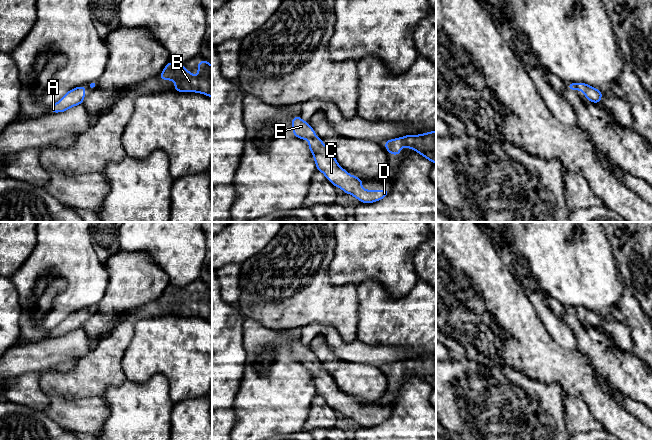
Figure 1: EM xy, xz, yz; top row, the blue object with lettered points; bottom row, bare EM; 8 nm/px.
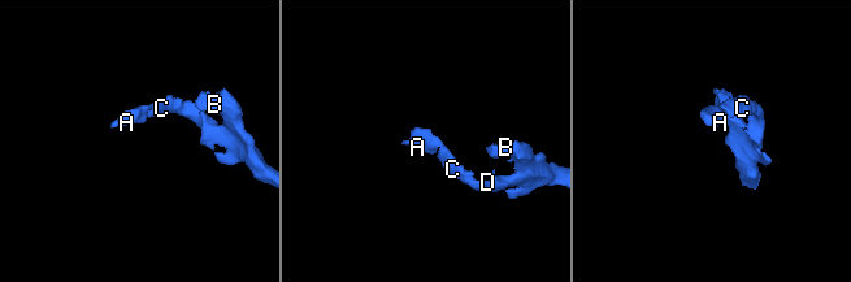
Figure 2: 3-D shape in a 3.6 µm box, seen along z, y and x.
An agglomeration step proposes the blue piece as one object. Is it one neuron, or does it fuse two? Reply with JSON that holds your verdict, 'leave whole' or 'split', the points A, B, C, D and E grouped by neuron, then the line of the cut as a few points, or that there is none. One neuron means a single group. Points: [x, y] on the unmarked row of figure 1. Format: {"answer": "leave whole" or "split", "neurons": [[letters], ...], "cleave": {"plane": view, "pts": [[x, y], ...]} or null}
{"answer": "leave whole", "neurons": [["A", "B", "C", "D", "E"]], "cleave": null}

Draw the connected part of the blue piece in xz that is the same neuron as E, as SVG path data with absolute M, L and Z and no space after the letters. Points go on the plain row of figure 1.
M298 339L292 343L293 358L309 366L309 374L312 376L316 392L324 397L326 402L335 410L340 411L345 417L356 421L360 426L372 427L386 421L390 414L363 414L362 404L357 400L349 399L336 385L334 379L324 369L308 346L303 345Z

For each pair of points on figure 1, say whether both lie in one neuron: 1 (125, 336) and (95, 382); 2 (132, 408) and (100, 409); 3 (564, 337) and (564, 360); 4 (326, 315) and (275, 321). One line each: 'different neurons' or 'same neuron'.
1: same neuron
2: different neurons
3: different neurons
4: same neuron

